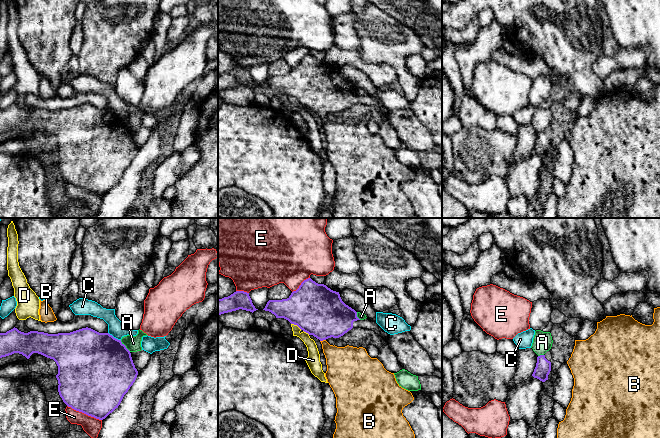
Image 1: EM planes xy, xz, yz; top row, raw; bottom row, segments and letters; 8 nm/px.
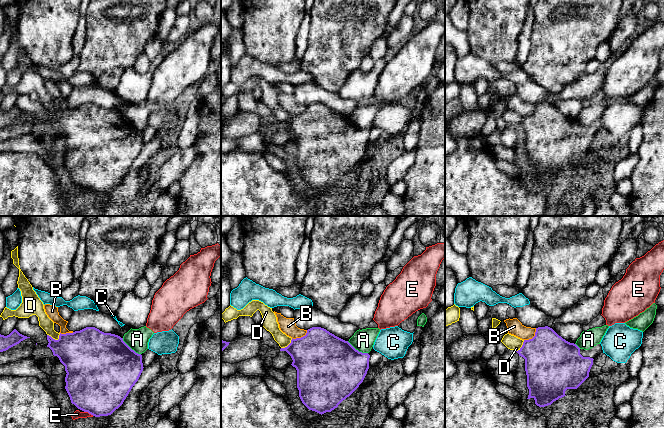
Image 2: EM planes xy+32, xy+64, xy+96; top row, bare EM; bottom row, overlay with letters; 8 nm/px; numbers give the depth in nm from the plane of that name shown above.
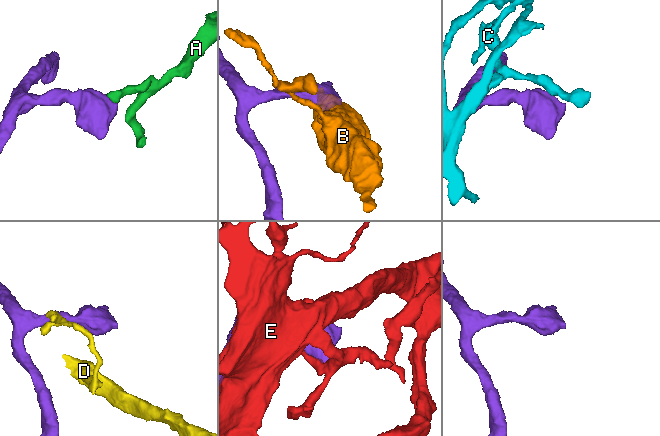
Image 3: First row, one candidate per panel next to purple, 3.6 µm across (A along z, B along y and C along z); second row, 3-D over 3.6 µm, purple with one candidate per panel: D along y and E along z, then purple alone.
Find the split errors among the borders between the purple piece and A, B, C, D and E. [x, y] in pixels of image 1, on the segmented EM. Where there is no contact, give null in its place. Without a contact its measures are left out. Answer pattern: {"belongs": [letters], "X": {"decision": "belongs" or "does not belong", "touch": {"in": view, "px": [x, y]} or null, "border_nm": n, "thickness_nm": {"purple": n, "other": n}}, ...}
{"belongs": [], "A": {"decision": "does not belong", "touch": {"in": "xy", "px": [125, 346]}, "border_nm": 130, "thickness_nm": {"purple": 500, "other": 130}}, "B": {"decision": "does not belong", "touch": {"in": "xz", "px": [322, 340]}, "border_nm": 50, "thickness_nm": {"purple": 400, "other": 280}}, "C": {"decision": "does not belong", "touch": {"in": "xy", "px": [113, 337]}, "border_nm": 120, "thickness_nm": {"purple": 500, "other": 140}}, "D": {"decision": "does not belong", "touch": {"in": "xz", "px": [296, 324]}, "border_nm": 100, "thickness_nm": {"purple": 400, "other": 90}}, "E": {"decision": "does not belong", "touch": {"in": "xy", "px": [84, 413]}, "border_nm": 300, "thickness_nm": {"purple": 500, "other": 140}}}

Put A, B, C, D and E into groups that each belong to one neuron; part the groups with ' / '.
A / B / C / D / E

